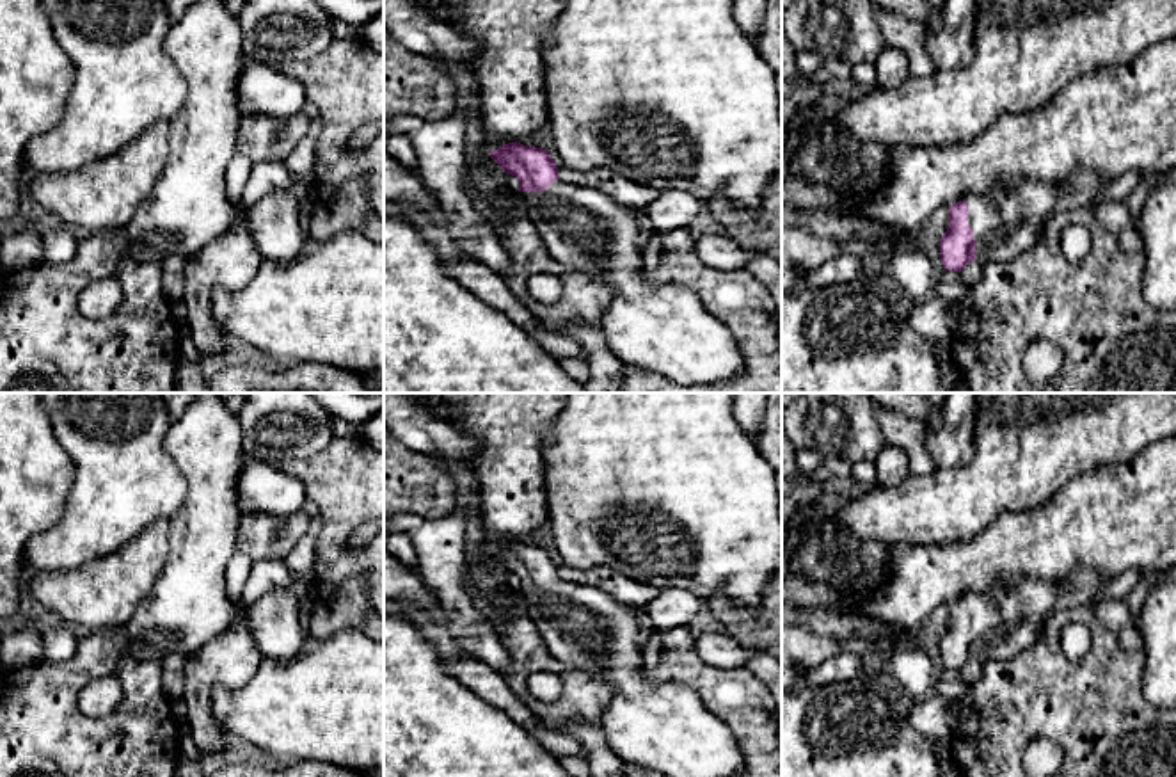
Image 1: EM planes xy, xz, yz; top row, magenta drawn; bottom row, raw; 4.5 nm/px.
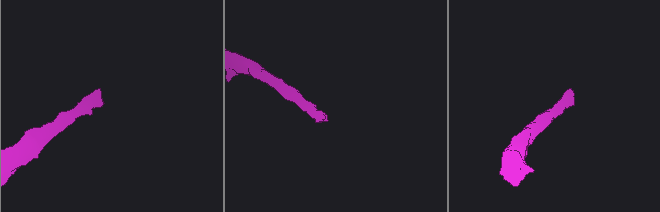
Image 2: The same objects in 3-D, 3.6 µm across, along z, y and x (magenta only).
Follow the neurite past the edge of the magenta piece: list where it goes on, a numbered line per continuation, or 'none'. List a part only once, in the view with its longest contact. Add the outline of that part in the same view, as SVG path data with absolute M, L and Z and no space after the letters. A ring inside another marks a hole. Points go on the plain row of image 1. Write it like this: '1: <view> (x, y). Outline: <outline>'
1: yz (1006, 619). Outline: M1025 578L1016 585L997 583L986 592L970 592L966 622L973 628L975 660L1000 661L1030 647L1041 635L1046 619L1055 612L1057 599L1064 594L1064 581Z

